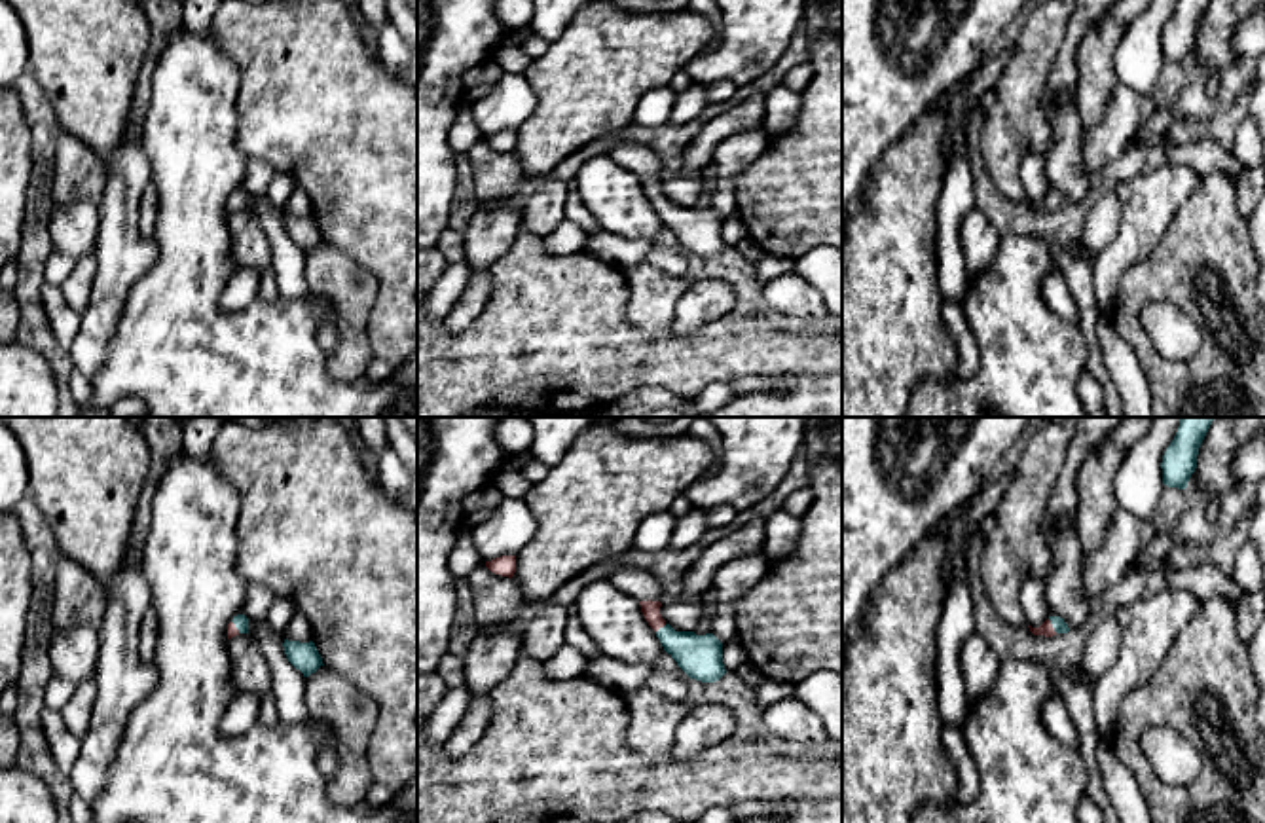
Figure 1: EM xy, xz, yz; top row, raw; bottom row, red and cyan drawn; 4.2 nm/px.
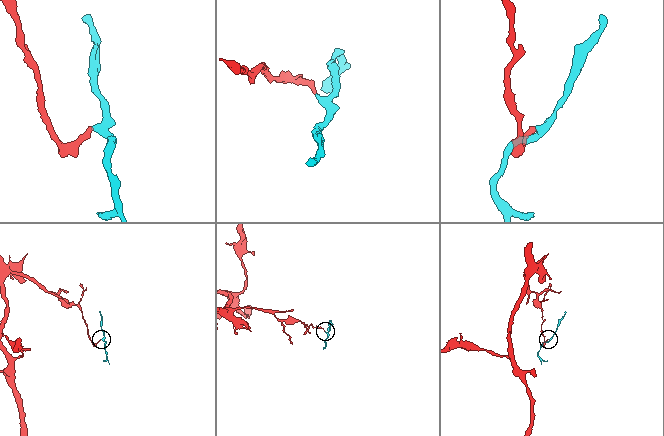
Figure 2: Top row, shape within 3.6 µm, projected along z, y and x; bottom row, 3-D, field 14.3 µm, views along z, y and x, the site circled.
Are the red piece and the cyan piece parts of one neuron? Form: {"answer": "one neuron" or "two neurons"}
{"answer": "one neuron"}

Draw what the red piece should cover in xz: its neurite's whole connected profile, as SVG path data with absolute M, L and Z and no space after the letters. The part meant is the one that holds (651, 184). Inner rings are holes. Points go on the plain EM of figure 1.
M639 176L641 188L656 207L664 226L690 252L702 258L719 256L726 245L723 239L723 218L713 210L694 207L675 207L660 190L660 176Z

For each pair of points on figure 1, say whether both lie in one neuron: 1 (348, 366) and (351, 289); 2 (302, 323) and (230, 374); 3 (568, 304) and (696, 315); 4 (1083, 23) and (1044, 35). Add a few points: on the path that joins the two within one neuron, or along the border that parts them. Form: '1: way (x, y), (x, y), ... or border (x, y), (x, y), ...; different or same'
1: way (351, 347), (351, 308); same
2: way (285, 336), (247, 374); same
3: border (717, 317), (689, 332), (674, 334); different
4: border (1070, 19), (1059, 57), (1051, 69); different

